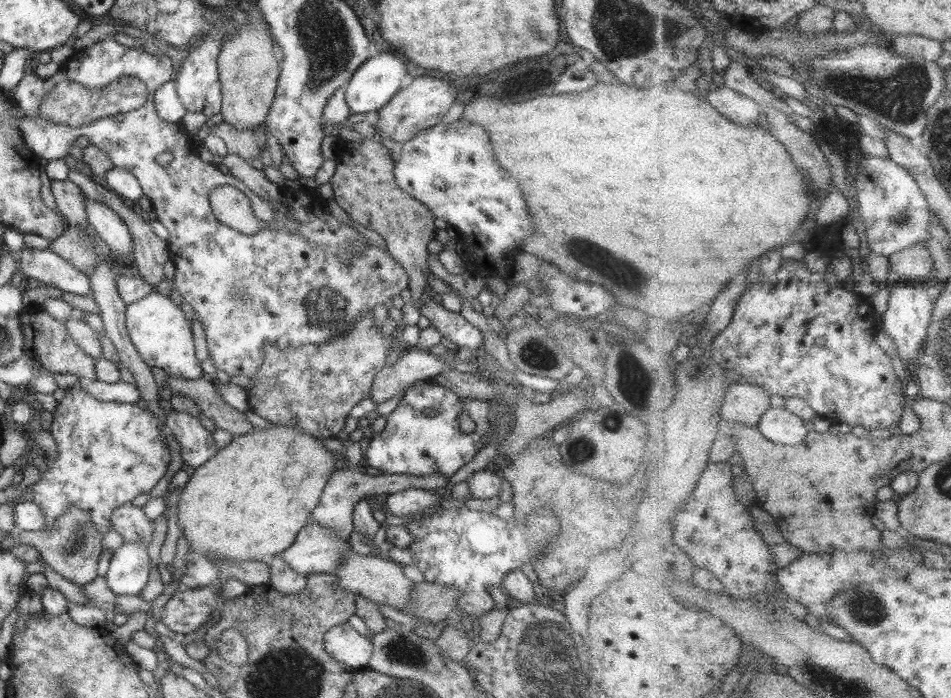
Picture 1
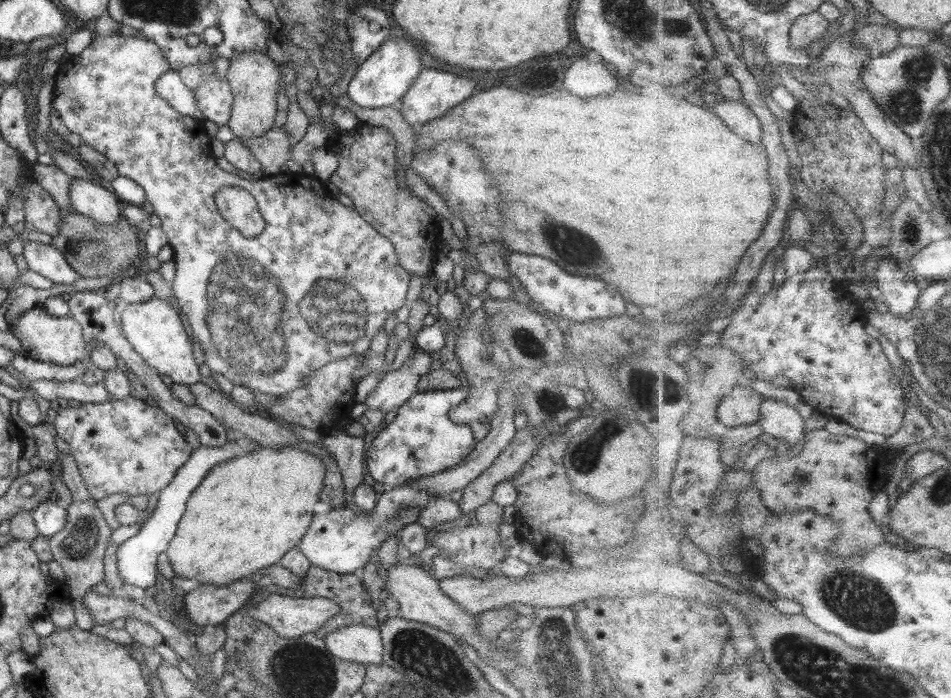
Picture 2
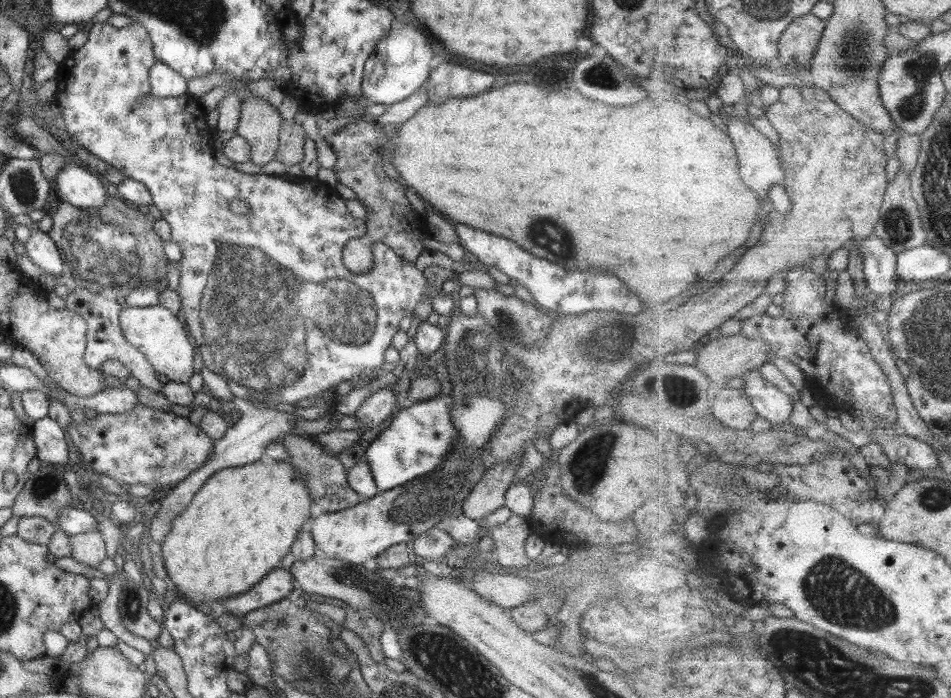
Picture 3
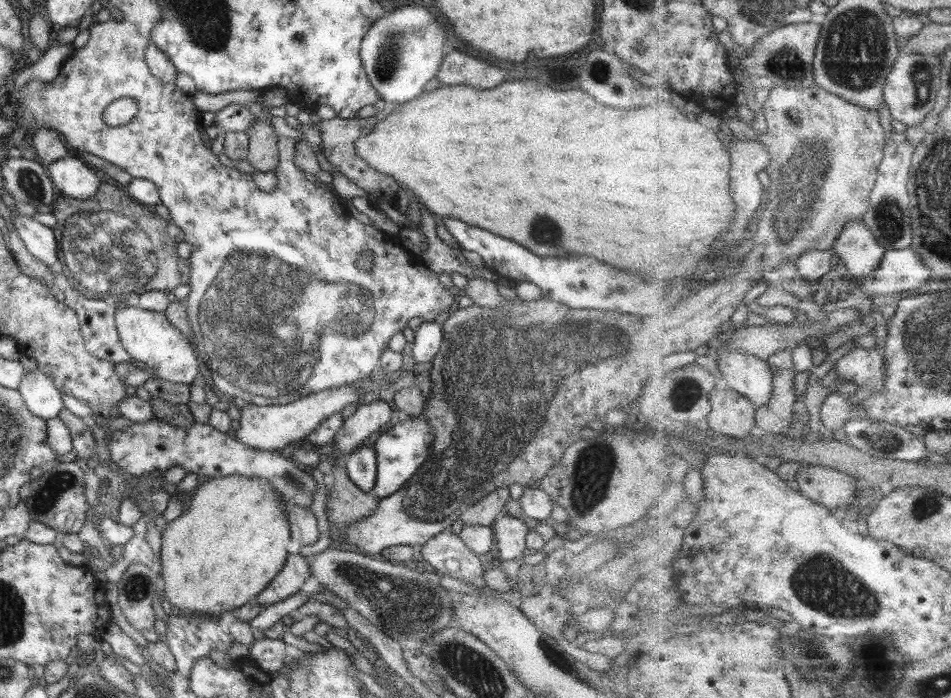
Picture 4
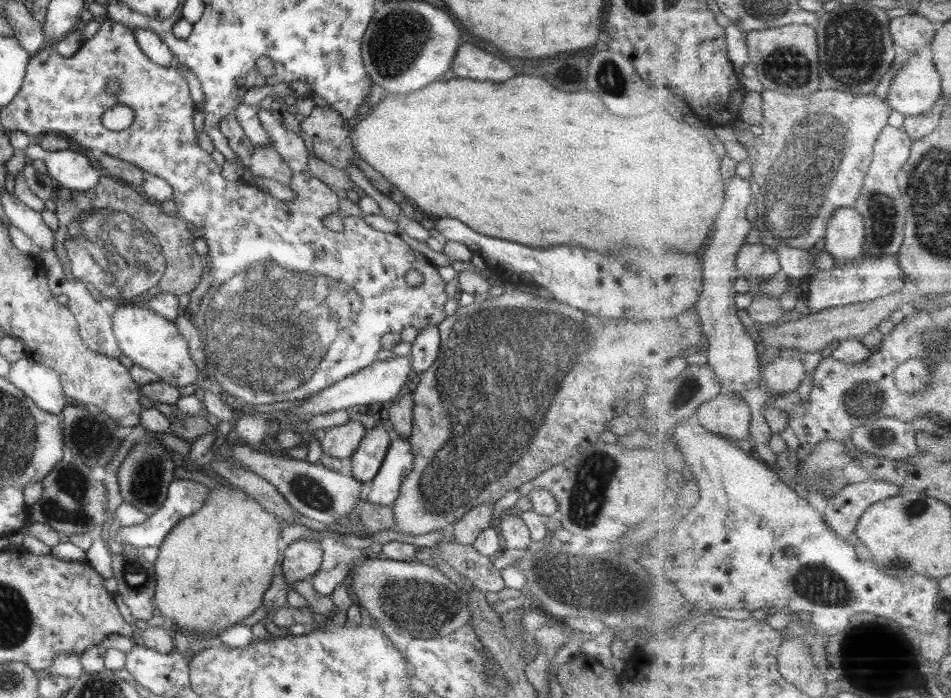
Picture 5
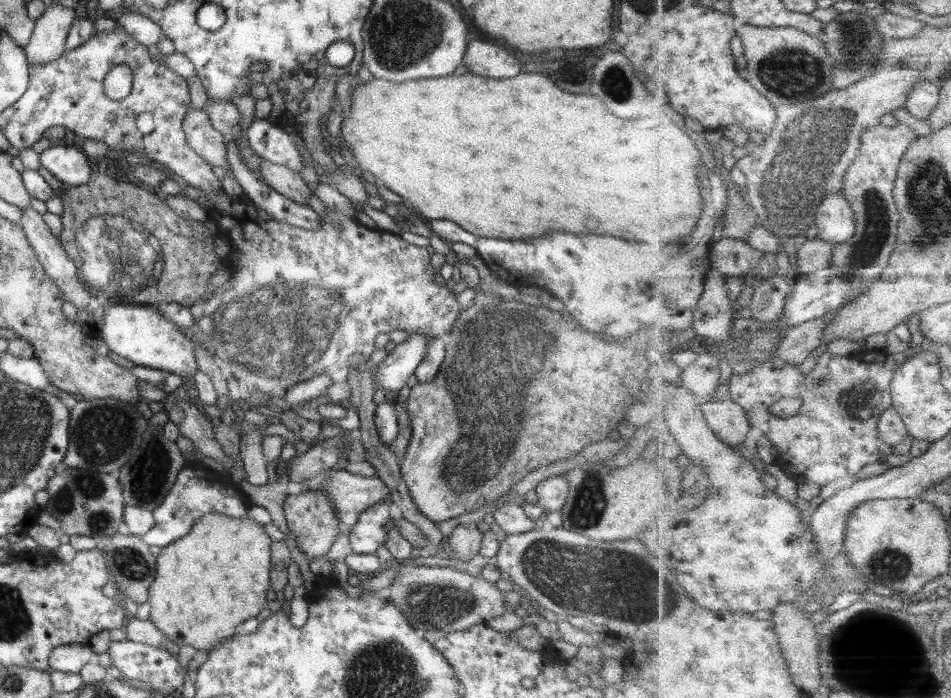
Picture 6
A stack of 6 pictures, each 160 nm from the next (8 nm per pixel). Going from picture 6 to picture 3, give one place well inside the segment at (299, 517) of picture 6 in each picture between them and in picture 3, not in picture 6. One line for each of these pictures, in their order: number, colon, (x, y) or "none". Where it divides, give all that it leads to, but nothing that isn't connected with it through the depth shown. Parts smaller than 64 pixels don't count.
3: (274, 586)
4: (295, 571)
5: (301, 558)

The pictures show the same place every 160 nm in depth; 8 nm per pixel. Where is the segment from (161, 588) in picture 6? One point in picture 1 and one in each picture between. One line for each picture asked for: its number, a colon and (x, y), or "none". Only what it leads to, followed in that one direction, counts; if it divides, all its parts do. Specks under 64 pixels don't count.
1: (249, 500)
2: (248, 511)
3: (241, 522)
4: (226, 547)
5: (212, 569)

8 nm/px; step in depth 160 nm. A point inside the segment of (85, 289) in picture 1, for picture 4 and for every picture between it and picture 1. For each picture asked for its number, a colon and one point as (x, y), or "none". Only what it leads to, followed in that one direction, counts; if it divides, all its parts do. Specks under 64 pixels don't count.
2: (44, 259)
3: (40, 249)
4: (38, 240)

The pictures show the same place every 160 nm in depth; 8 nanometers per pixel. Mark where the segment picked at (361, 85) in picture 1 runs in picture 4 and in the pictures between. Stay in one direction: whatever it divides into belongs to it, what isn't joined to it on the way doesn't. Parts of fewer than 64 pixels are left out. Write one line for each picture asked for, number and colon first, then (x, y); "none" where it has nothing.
2: (382, 79)
3: (399, 65)
4: (401, 51)

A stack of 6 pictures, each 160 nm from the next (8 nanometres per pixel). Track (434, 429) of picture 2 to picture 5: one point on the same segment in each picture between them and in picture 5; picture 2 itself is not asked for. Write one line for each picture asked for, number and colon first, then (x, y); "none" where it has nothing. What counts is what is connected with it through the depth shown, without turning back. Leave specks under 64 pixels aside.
3: (415, 441)
4: (399, 451)
5: (396, 464)

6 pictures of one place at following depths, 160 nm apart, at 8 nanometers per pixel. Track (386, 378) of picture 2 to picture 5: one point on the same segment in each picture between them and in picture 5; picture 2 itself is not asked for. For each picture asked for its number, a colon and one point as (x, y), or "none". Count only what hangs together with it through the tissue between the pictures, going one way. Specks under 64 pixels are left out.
3: (377, 407)
4: (356, 428)
5: (339, 442)

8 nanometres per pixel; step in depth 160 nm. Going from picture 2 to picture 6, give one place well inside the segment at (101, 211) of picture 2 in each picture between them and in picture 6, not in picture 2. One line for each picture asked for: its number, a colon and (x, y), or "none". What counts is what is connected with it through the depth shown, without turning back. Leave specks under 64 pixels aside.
3: (73, 185)
4: (71, 178)
5: (72, 171)
6: (70, 167)

